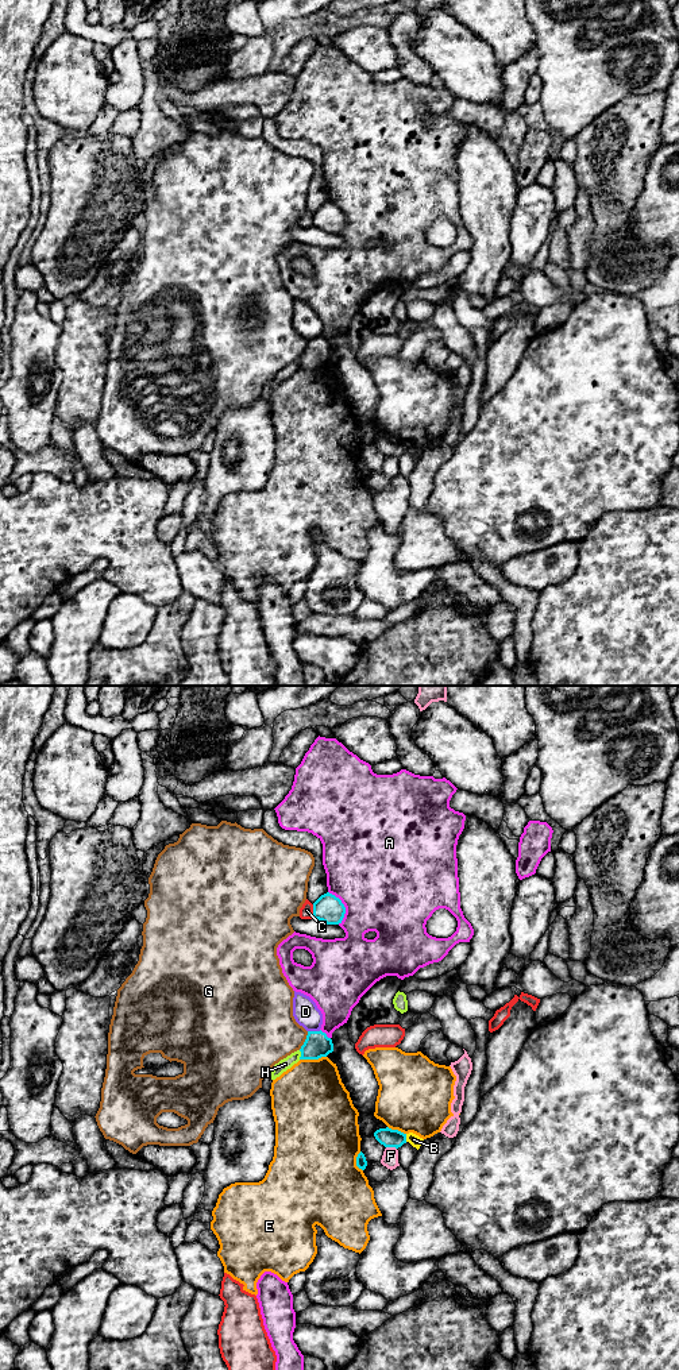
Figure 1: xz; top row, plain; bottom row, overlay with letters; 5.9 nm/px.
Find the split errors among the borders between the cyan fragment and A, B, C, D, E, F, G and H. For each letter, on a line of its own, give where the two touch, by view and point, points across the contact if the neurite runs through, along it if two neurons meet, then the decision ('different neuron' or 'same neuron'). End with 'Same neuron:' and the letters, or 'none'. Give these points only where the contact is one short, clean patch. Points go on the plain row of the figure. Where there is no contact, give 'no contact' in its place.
A: xz (343, 215) | different neuron
B: xz (405, 447) | different neuron
C: xz (313, 220) | different neuron
D: xz (313, 340) | different neuron
E: xz (312, 367) | different neuron
F: xz (392, 455) | same neuron
G: xz (305, 350) | different neuron
H: xz (301, 363) | same neuron
Same neuron: F, H

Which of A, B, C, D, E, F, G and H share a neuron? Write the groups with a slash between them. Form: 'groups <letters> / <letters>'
groups A / B / C / D / E / F H / G

